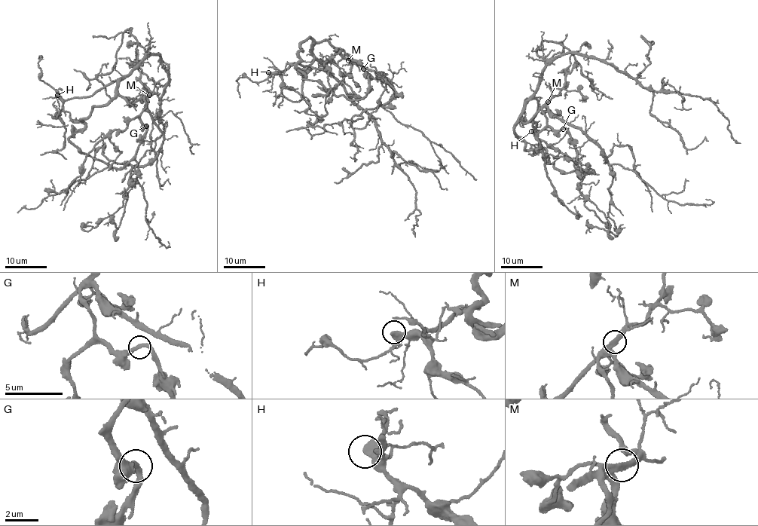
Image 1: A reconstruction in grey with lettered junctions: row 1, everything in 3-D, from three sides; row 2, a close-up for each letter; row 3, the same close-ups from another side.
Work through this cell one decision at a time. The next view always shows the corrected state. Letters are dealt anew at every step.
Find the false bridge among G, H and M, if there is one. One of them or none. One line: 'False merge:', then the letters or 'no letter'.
False merge: no letter

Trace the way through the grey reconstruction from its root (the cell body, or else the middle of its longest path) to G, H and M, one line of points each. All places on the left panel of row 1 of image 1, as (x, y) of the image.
G: (118, 84), (117, 93), (129, 105), (144, 99), (145, 108), (140, 117), (146, 126)
H: (118, 84), (120, 80), (97, 89), (88, 96), (65, 99), (57, 95)
M: (118, 84), (117, 93), (129, 105), (149, 95)

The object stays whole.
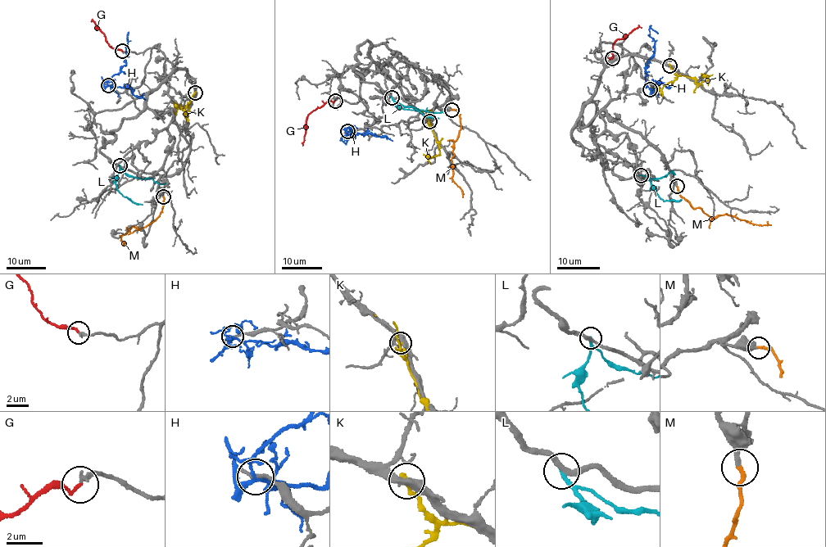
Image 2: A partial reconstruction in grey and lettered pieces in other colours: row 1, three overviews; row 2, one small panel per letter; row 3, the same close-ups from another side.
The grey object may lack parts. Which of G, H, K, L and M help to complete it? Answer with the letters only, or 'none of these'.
G, M

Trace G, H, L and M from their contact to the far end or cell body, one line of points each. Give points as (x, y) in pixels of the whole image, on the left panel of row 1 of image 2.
G: (122, 51), (109, 45), (106, 36), (91, 21)
H: (108, 85), (110, 79), (125, 64), (126, 35), (128, 41)
L: (120, 165), (115, 183), (118, 190), (132, 201), (142, 205)
M: (163, 196), (159, 216), (138, 229), (131, 228), (121, 236), (122, 245)

